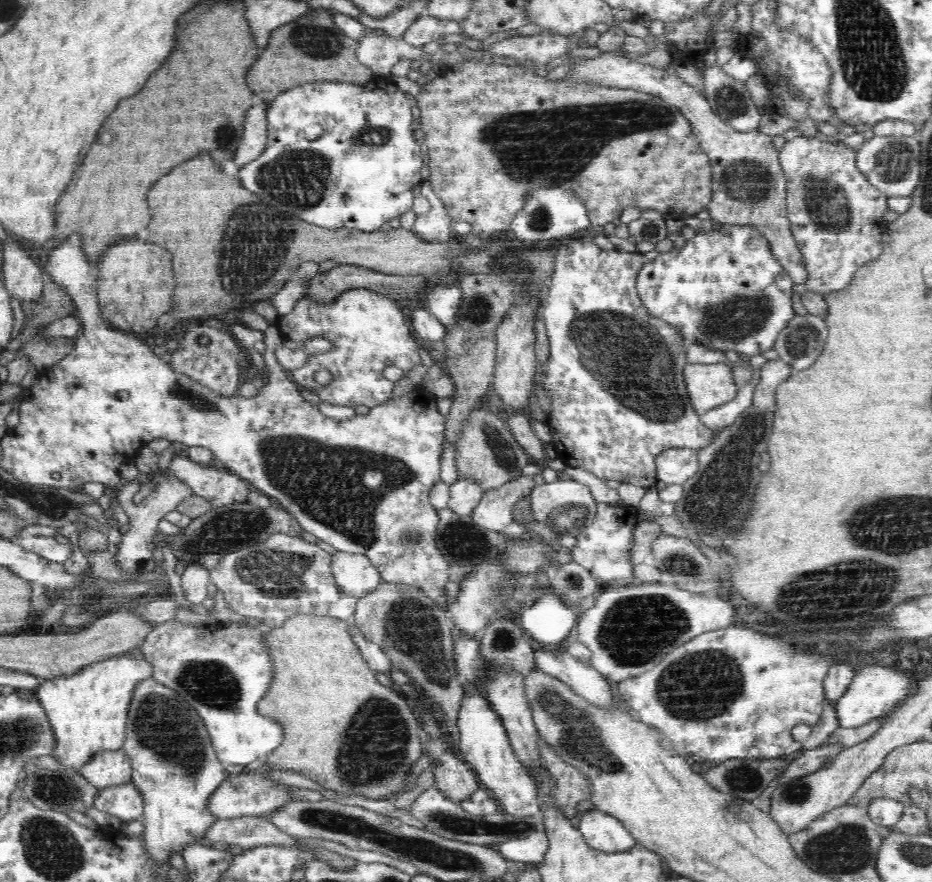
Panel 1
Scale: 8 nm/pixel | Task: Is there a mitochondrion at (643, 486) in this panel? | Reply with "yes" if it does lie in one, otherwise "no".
no

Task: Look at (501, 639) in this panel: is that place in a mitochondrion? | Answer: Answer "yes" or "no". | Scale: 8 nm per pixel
yes

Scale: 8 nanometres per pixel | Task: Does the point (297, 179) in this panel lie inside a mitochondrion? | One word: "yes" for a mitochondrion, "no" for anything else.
yes

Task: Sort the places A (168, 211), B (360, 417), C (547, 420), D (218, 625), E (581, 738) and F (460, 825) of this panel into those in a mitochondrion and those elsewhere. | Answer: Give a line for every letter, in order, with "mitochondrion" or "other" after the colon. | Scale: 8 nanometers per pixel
A: other
B: other
C: other
D: other
E: mitochondrion
F: mitochondrion

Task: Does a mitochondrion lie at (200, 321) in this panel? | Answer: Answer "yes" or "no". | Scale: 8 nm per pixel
no

